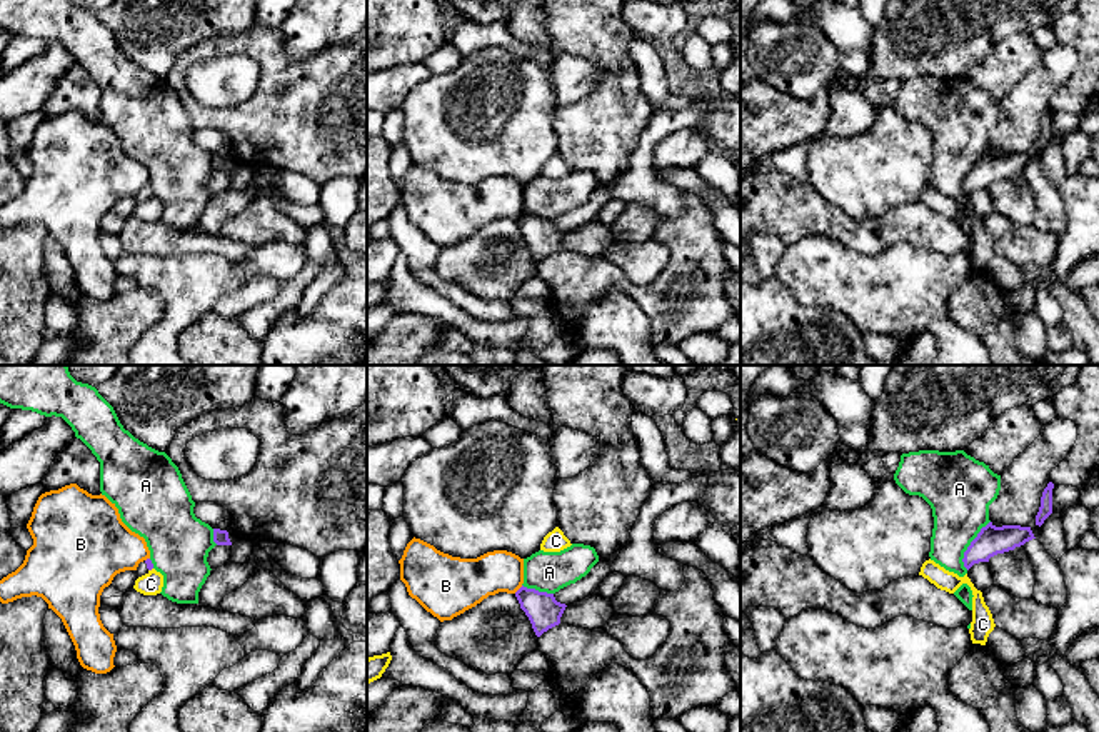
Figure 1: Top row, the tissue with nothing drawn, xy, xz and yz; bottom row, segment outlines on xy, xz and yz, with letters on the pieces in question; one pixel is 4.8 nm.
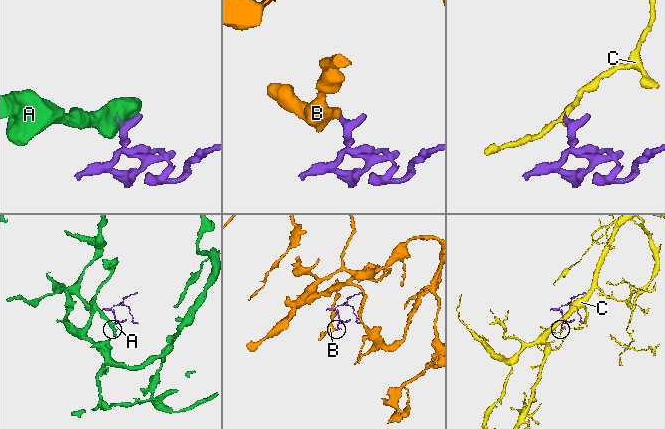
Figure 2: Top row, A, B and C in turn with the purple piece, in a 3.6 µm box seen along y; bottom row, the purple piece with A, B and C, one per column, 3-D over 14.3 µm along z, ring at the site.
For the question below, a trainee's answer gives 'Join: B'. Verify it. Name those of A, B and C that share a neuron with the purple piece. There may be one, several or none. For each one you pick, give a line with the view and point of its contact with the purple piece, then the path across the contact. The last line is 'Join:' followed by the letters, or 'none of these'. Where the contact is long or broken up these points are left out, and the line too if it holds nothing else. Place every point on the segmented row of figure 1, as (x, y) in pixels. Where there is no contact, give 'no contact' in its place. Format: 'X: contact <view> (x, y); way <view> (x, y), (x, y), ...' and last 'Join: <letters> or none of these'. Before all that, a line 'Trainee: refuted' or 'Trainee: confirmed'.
Trainee: refuted
Join: none of these

